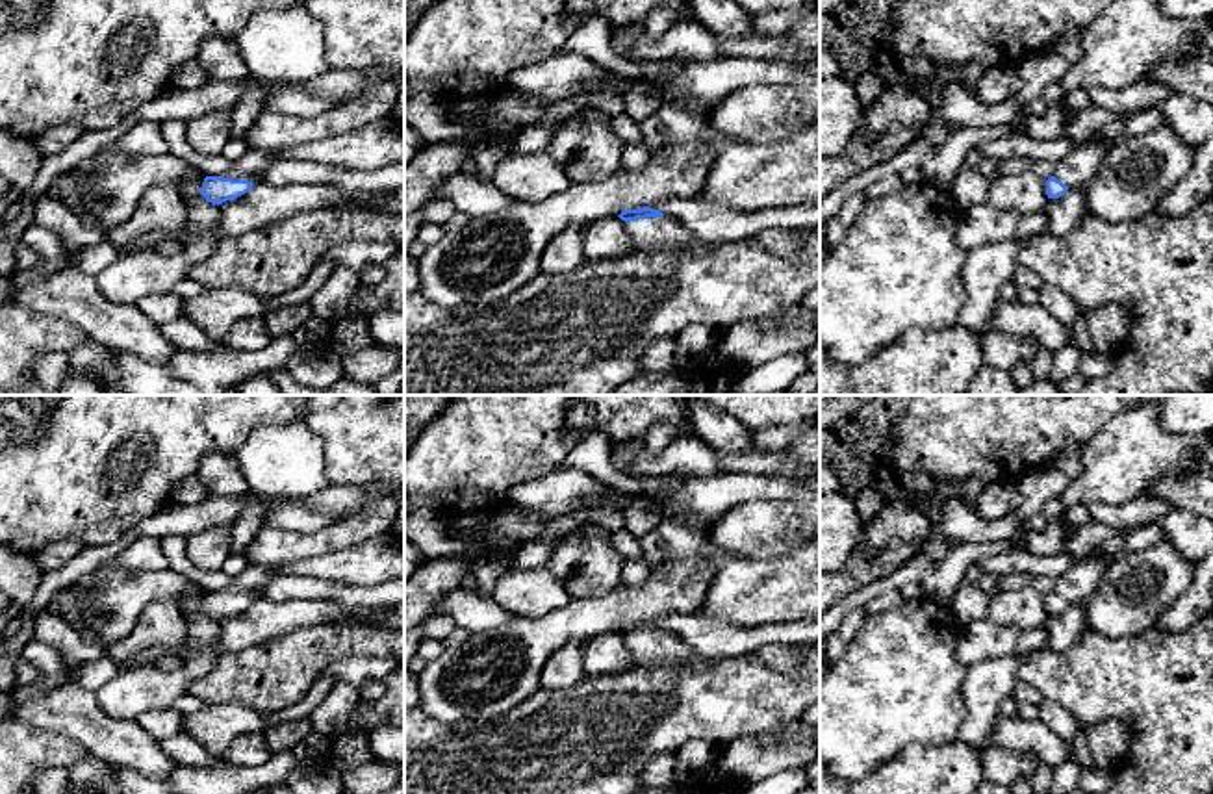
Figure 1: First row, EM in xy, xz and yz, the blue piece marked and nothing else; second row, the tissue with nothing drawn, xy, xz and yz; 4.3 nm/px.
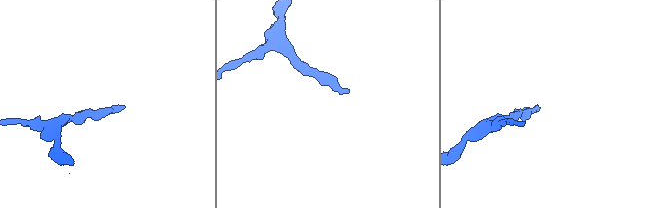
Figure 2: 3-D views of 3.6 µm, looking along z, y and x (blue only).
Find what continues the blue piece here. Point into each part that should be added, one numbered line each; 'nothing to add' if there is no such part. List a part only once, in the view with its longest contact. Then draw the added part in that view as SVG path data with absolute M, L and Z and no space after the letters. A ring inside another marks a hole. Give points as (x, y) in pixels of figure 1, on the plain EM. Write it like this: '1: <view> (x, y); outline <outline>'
1: xz (664, 648); outline M668 631L627 636L625 646L632 655L634 666L640 668L673 668L677 664L709 668L716 660L701 657L686 640Z

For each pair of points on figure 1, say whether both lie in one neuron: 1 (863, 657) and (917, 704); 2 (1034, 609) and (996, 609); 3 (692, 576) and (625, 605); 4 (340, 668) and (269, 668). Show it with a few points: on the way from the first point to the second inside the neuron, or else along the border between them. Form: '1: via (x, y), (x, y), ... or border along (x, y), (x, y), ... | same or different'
1: via (876, 670), (889, 683), (896, 683), (904, 691) | same
2: via (1024, 609), (1006, 609) | same
3: via (676, 587), (642, 601) | same
4: border along (370, 657), (345, 655), (323, 672) | different

